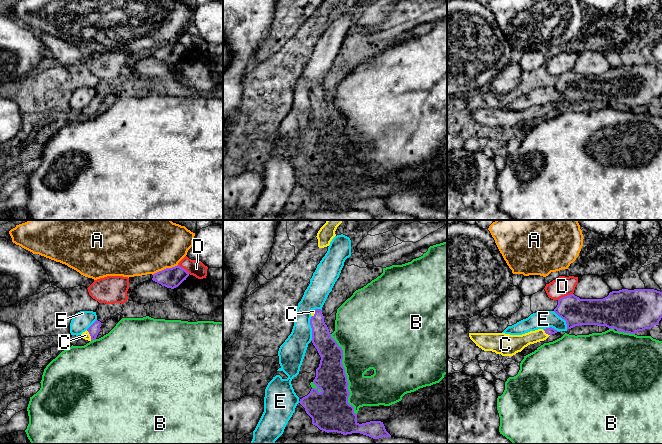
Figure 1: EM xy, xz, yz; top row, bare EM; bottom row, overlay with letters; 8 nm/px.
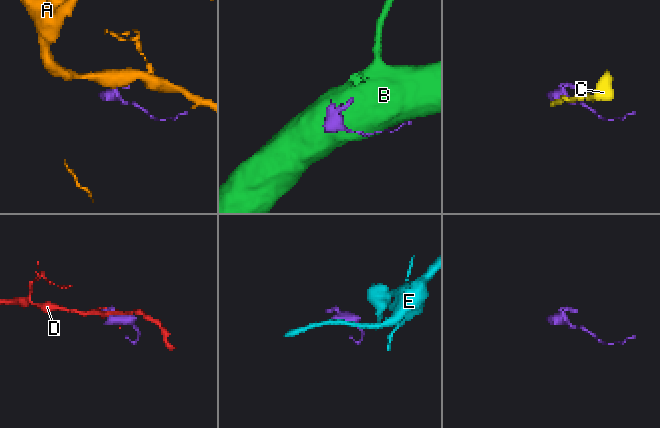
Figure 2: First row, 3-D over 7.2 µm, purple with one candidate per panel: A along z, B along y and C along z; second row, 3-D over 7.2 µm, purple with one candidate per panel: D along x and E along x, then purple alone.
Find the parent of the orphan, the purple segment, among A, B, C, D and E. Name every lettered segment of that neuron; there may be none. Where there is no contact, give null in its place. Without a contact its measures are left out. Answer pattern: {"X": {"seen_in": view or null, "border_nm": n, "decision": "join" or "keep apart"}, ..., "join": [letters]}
{"A": {"seen_in": "xy", "border_nm": 220, "decision": "keep apart"}, "B": {"seen_in": "xz", "border_nm": 700, "decision": "keep apart"}, "C": {"seen_in": "xy", "border_nm": 100, "decision": "join"}, "D": {"seen_in": "yz", "border_nm": 130, "decision": "keep apart"}, "E": {"seen_in": "xz", "border_nm": 200, "decision": "keep apart"}, "join": ["C"]}

